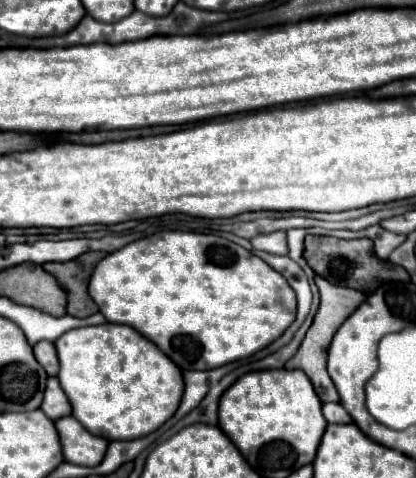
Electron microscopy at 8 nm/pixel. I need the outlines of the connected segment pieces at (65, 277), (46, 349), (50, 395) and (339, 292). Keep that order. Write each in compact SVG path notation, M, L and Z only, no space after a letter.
M89 251L67 263L45 263L43 265L43 269L47 273L51 273L51 275L57 273L59 283L67 291L67 313L69 315L89 317L89 315L97 313L97 307L87 293L87 275L83 275L83 273L91 273L101 257L103 257L103 253Z
M39 341L33 345L33 353L35 353L35 359L39 361L39 365L47 371L47 375L59 373L59 359L57 359L57 351L55 351L53 343Z
M49 377L47 379L47 387L45 387L45 397L43 397L41 409L53 421L63 417L63 415L71 415L71 405L67 403L67 395L63 393L57 377Z
M319 275L315 277L315 285L319 287L319 297L321 297L319 309L313 317L313 323L311 323L299 351L285 363L285 367L305 371L307 377L313 379L313 387L315 387L319 399L323 403L329 403L329 401L339 401L339 395L337 395L337 389L335 389L331 377L327 375L327 349L329 349L329 343L331 343L337 327L341 327L341 323L355 311L355 307L359 307L359 303L363 303L365 295L361 291L355 291L355 289L349 289L349 287L333 285L333 283L329 283L327 279L323 279Z

